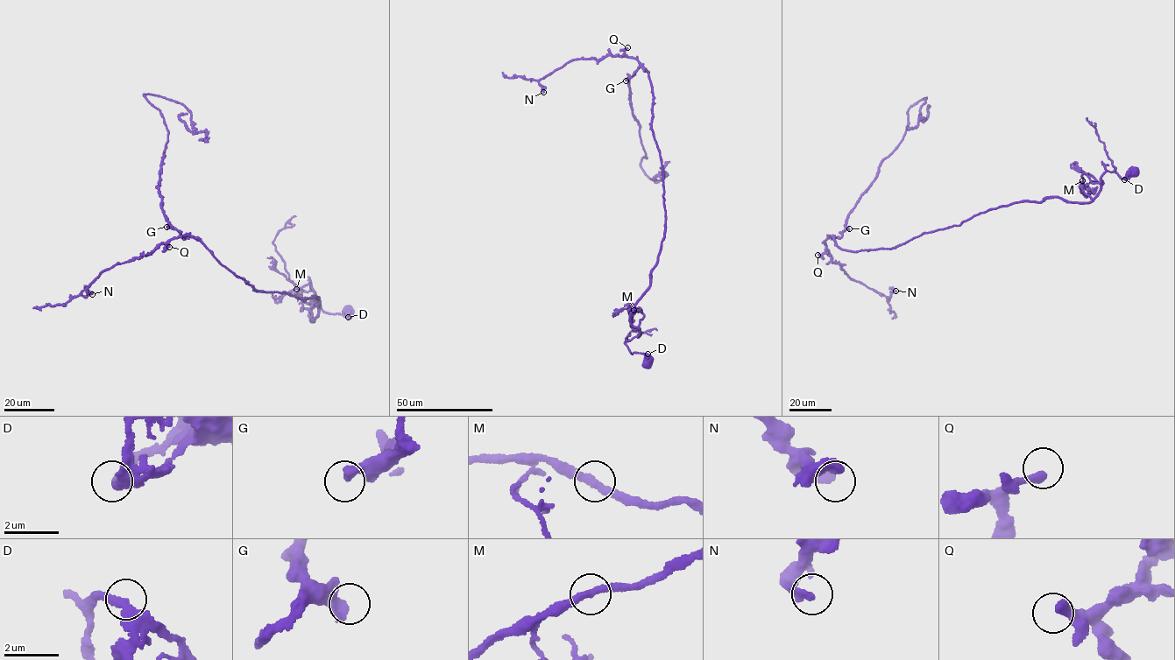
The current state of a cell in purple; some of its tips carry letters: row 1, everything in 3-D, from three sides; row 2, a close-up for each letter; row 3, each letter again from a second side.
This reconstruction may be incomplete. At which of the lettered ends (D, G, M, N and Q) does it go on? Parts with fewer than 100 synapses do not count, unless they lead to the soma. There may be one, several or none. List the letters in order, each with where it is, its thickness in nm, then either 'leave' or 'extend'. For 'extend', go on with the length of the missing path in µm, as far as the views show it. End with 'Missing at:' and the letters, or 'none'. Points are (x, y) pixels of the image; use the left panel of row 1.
D: place (348, 317); calibre 280 nm; leave
G: place (166, 227); calibre 400 nm; leave
M: place (296, 289); calibre 280 nm; leave
N: place (92, 294); calibre 320 nm; leave
Q: place (169, 247); calibre 320 nm; leave
Missing at: none

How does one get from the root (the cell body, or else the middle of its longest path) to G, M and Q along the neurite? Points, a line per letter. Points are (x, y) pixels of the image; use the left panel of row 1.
G: (346, 312), (324, 312), (299, 289), (315, 295), (312, 322), (317, 297), (256, 291), (197, 238), (166, 227)
M: (346, 312), (328, 313), (307, 304), (298, 292), (300, 289), (313, 291), (317, 303), (310, 284), (296, 289)
Q: (346, 312), (324, 312), (299, 289), (315, 295), (312, 322), (317, 297), (256, 291), (188, 235), (169, 247)

